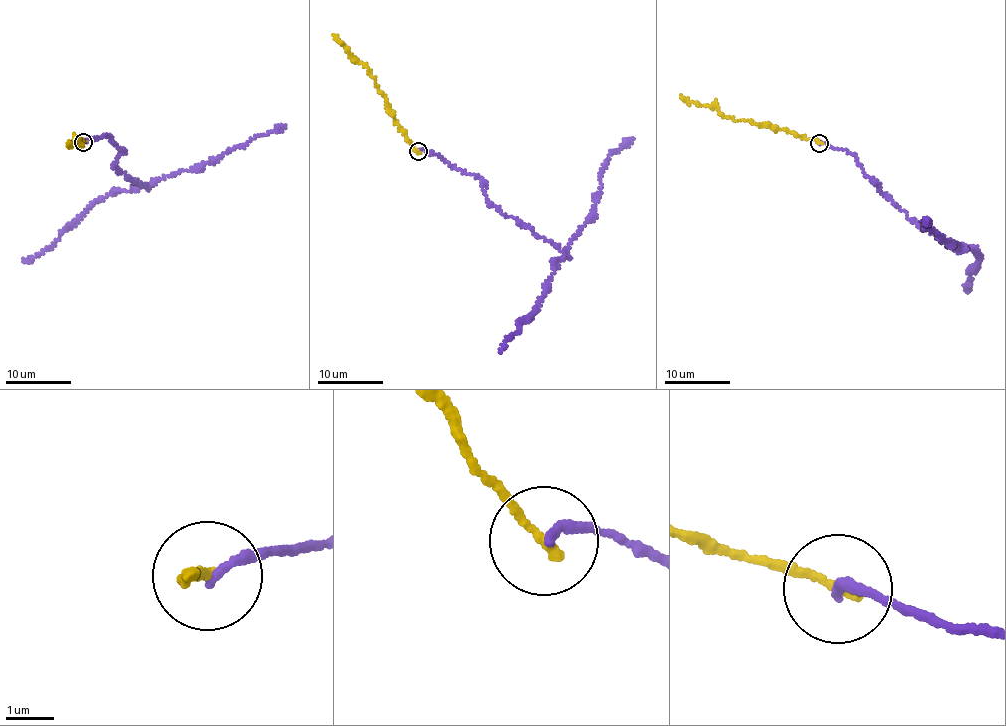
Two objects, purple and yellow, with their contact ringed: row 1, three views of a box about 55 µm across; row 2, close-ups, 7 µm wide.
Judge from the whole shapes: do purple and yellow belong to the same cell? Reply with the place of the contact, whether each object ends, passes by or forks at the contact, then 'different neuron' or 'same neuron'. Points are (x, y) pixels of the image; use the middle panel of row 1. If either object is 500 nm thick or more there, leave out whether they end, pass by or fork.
at (418, 151); purple ends there; yellow ends there; different neuron

